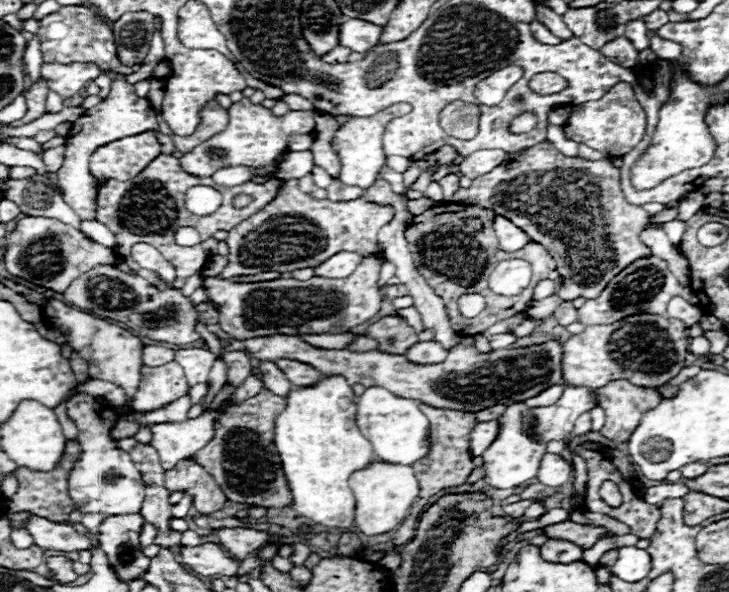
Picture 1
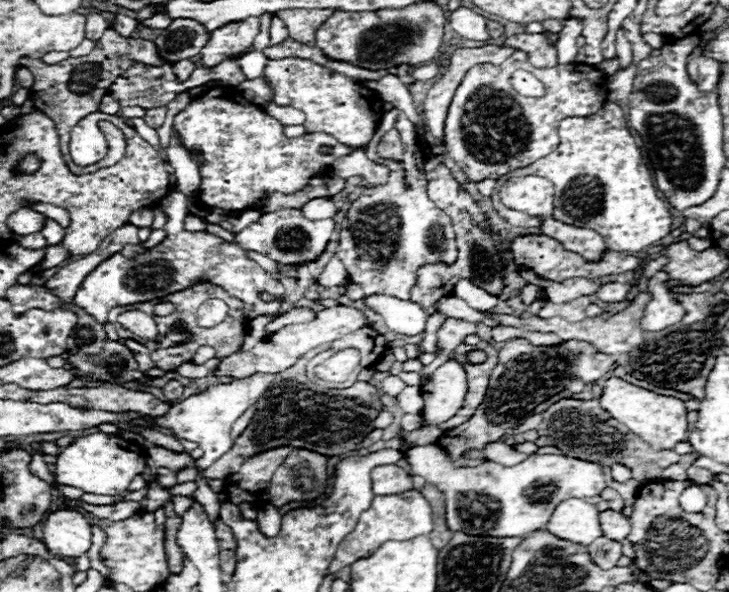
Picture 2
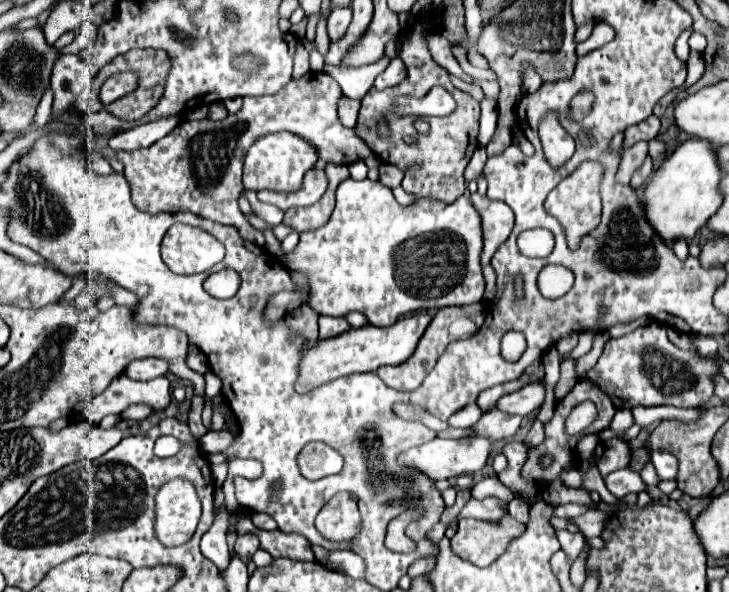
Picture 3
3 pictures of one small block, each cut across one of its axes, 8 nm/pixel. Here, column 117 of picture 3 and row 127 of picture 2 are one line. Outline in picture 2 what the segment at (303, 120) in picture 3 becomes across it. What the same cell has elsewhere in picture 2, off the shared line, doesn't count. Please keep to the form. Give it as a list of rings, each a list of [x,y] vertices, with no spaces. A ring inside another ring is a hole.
[[[164,106],[162,108],[148,108],[146,110],[146,116],[144,116],[146,124],[152,126],[152,128],[162,126],[164,124],[164,118],[166,118],[166,108]]]

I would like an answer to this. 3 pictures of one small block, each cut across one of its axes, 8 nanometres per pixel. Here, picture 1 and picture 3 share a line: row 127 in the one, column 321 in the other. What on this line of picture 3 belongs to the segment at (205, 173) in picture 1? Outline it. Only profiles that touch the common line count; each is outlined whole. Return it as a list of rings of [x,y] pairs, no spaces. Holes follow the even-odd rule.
[[[348,178],[346,182],[342,182],[336,190],[336,208],[328,220],[326,226],[316,228],[312,232],[302,232],[300,234],[300,242],[298,246],[288,254],[286,258],[286,268],[288,270],[298,270],[304,272],[310,278],[310,296],[308,296],[308,306],[312,310],[316,310],[318,314],[324,316],[346,316],[348,312],[362,312],[366,314],[368,322],[374,326],[392,326],[396,322],[396,318],[414,312],[414,310],[430,310],[430,308],[444,308],[444,306],[466,306],[466,304],[474,304],[482,300],[484,294],[484,278],[482,278],[482,270],[480,270],[480,252],[482,252],[482,218],[478,214],[478,210],[474,208],[474,204],[470,202],[468,196],[460,196],[456,202],[452,204],[442,204],[442,202],[434,202],[434,200],[420,200],[416,206],[400,206],[396,202],[396,198],[392,196],[392,190],[380,182],[372,182],[372,180],[352,180]]]

